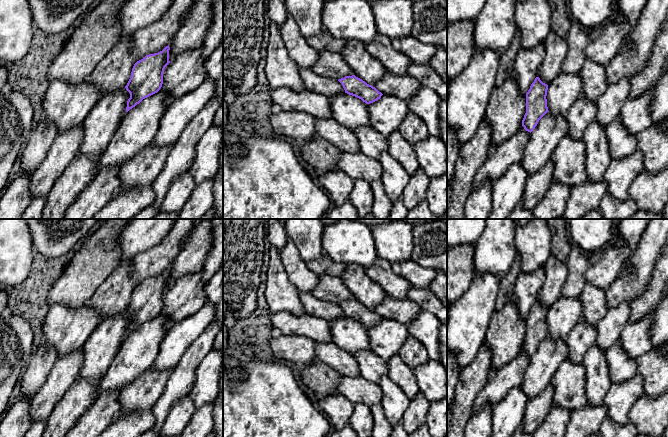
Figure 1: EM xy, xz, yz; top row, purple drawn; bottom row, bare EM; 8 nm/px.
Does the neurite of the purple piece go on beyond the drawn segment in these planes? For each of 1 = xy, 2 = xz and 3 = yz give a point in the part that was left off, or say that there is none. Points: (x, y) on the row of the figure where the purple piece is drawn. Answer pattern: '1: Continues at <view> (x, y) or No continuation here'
1: No continuation here
2: No continuation here
3: No continuation here

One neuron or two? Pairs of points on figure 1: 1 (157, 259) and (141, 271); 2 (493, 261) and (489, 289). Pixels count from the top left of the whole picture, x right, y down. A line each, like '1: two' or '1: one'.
1: one
2: two

